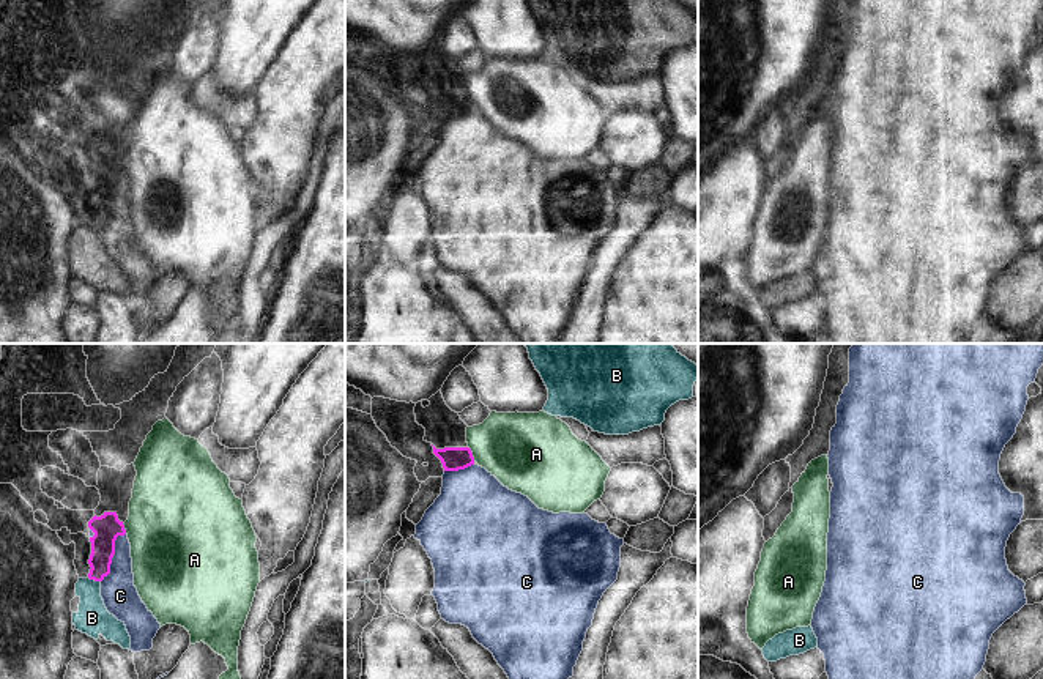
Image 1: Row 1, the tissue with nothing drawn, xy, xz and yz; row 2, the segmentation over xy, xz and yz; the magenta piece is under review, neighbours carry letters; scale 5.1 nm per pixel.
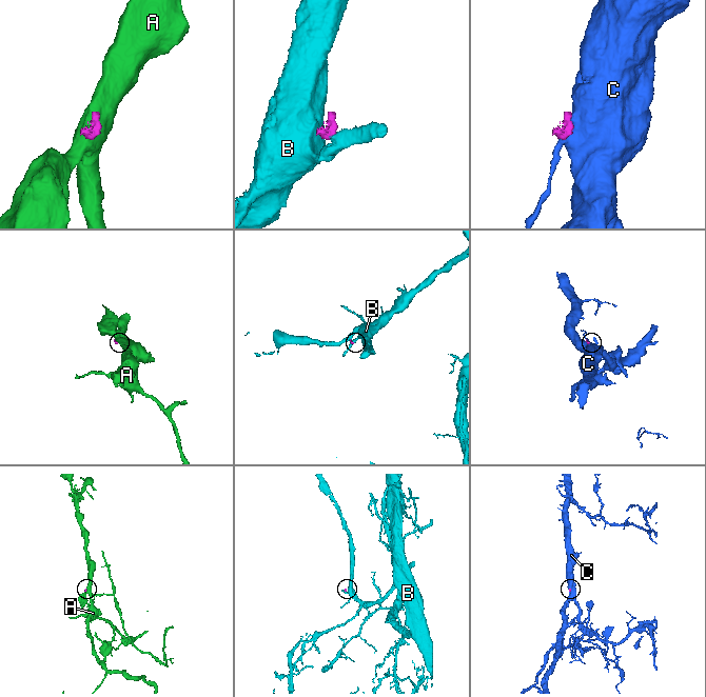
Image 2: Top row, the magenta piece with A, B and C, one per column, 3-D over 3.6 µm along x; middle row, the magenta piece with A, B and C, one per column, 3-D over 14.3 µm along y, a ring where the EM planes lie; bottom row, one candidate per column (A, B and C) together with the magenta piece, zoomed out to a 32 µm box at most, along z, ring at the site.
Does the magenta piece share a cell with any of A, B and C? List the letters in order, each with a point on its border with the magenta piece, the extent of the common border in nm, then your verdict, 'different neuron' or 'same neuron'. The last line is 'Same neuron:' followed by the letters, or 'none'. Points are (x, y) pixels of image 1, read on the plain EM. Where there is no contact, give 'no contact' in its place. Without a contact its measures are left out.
A: contact xz (471, 101); length 90 nm; different neuron
B: contact xy (93, 226); length 80 nm; different neuron
C: contact xy (112, 204); length 280 nm; same neuron
Same neuron: C

